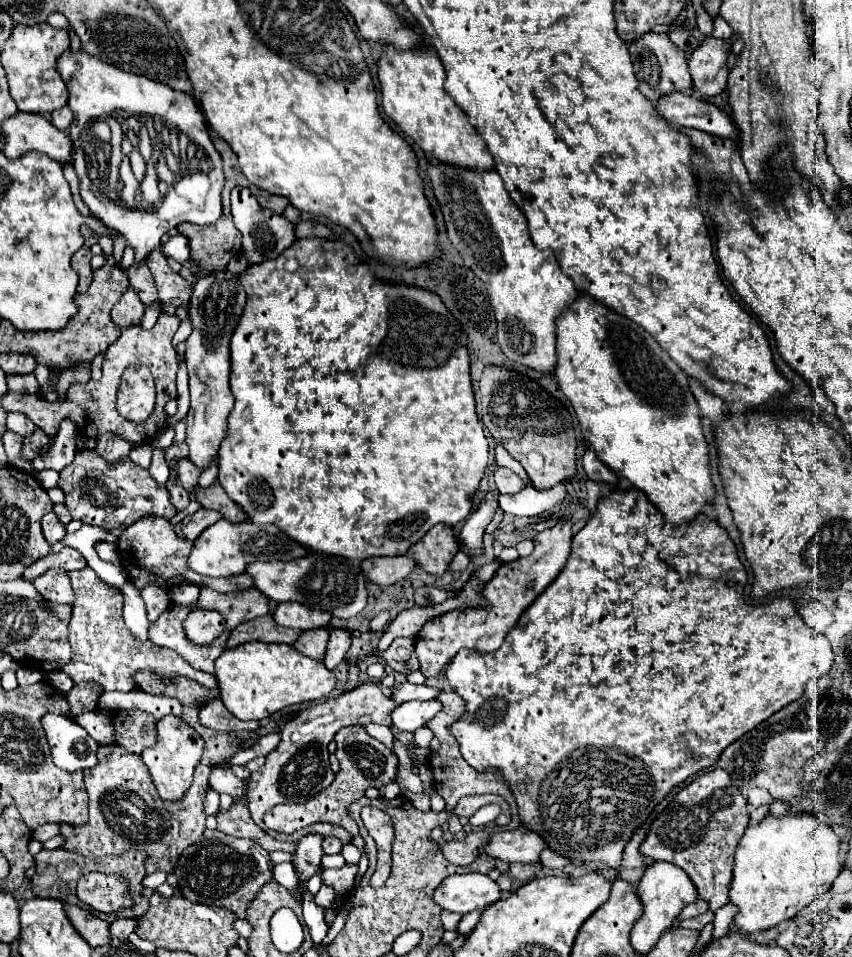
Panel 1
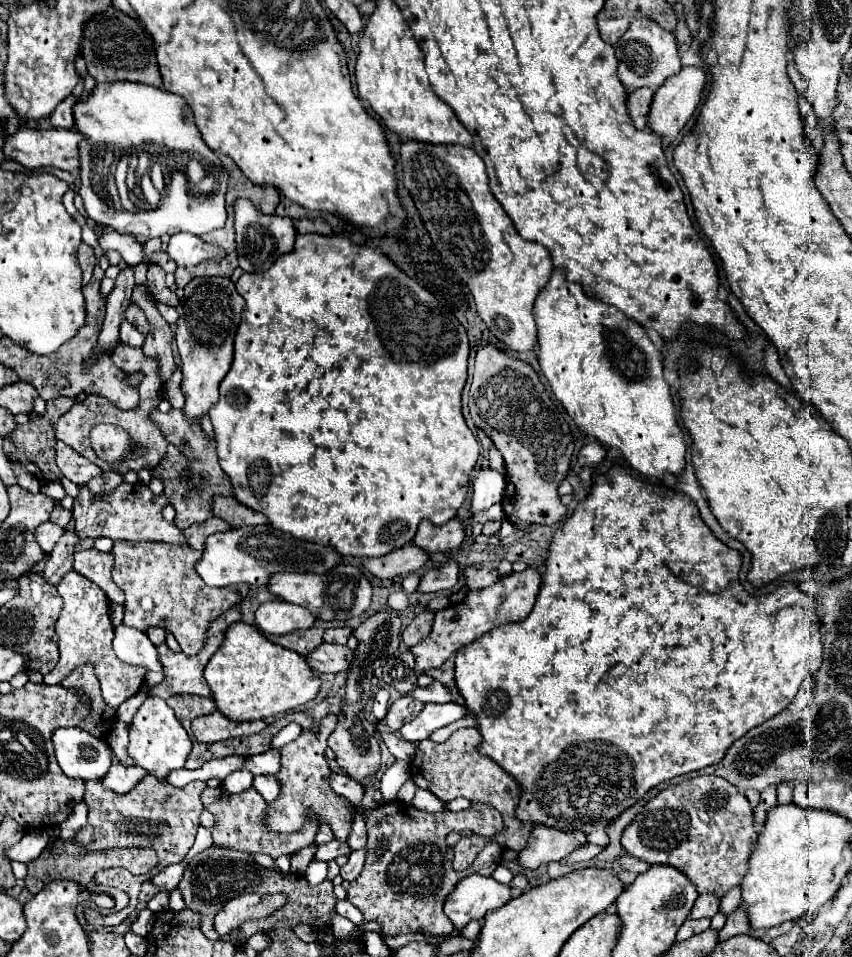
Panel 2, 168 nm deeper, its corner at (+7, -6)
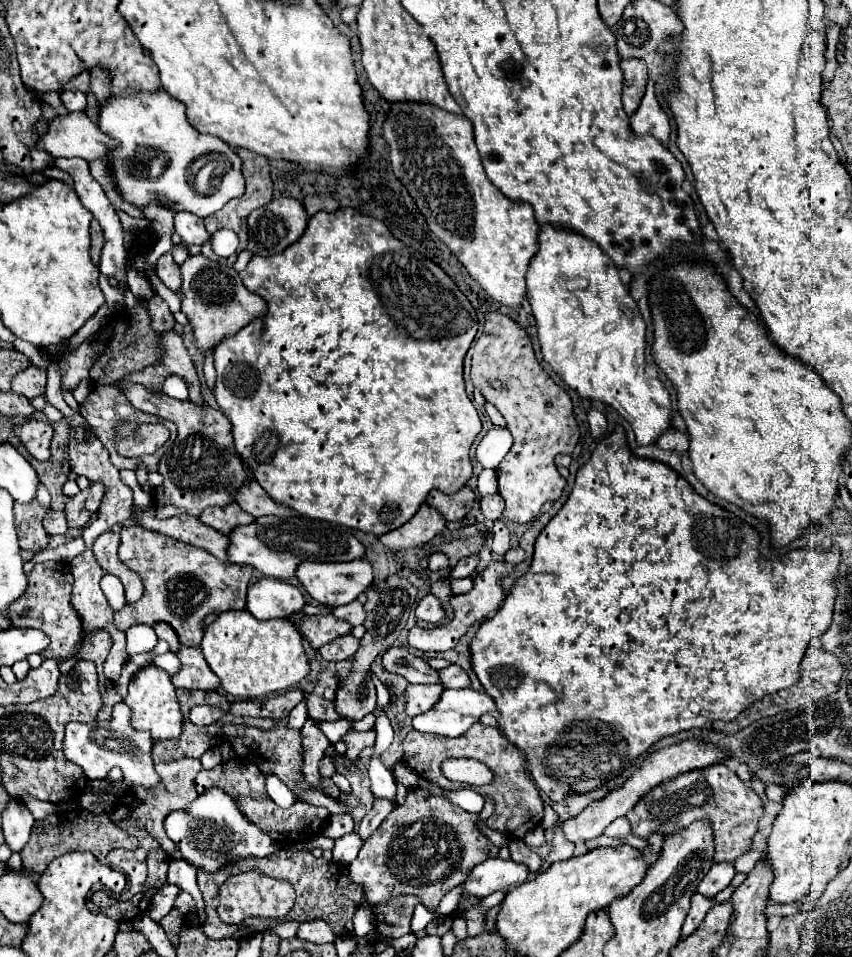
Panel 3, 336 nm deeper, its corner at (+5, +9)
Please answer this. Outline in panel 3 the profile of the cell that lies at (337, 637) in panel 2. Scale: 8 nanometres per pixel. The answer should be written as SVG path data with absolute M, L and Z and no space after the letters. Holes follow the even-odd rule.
M352 600L352 602L346 604L346 606L338 606L338 608L334 608L332 614L334 614L336 618L340 618L340 620L350 622L352 626L362 624L364 618L366 618L366 612L364 612L364 606L362 606L360 600Z

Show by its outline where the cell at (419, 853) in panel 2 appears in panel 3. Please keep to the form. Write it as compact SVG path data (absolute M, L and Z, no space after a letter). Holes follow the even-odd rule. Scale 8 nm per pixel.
M414 788L408 792L406 804L396 806L380 828L364 840L358 858L348 866L350 876L366 888L370 904L386 902L398 894L414 894L426 908L436 910L446 892L462 884L476 864L490 858L490 850L492 856L498 856L498 848L478 832L476 820L478 814L462 810L444 796Z

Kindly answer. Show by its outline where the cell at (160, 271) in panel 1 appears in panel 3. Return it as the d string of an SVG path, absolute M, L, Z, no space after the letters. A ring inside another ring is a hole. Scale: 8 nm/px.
M164 254L164 256L158 258L156 274L158 274L158 278L164 282L166 288L170 288L172 292L178 292L178 290L180 290L182 276L180 276L180 268L178 268L178 264L174 262L172 254Z

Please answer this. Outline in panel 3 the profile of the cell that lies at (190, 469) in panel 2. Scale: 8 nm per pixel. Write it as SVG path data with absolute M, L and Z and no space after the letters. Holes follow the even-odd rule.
M138 384L126 388L124 396L134 408L156 414L164 420L172 420L178 426L176 442L164 452L160 460L158 472L162 474L164 482L152 492L158 518L170 518L178 514L200 516L208 506L234 504L234 496L248 482L248 476L234 448L230 420L220 410L212 406L196 406L190 400L174 400L164 394L150 396L150 392L138 388Z

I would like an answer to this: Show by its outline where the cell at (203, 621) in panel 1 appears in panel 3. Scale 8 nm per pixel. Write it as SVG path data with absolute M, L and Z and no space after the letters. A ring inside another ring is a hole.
M132 526L122 530L120 542L120 560L128 564L134 572L140 574L144 582L144 594L138 602L124 606L114 616L114 624L118 630L128 630L136 624L154 626L158 622L166 622L178 634L180 644L198 646L202 640L202 626L208 614L226 612L226 610L242 610L246 600L246 588L250 584L254 568L246 564L226 564L214 560L208 552L200 548L190 548L178 540L170 540L168 536Z

